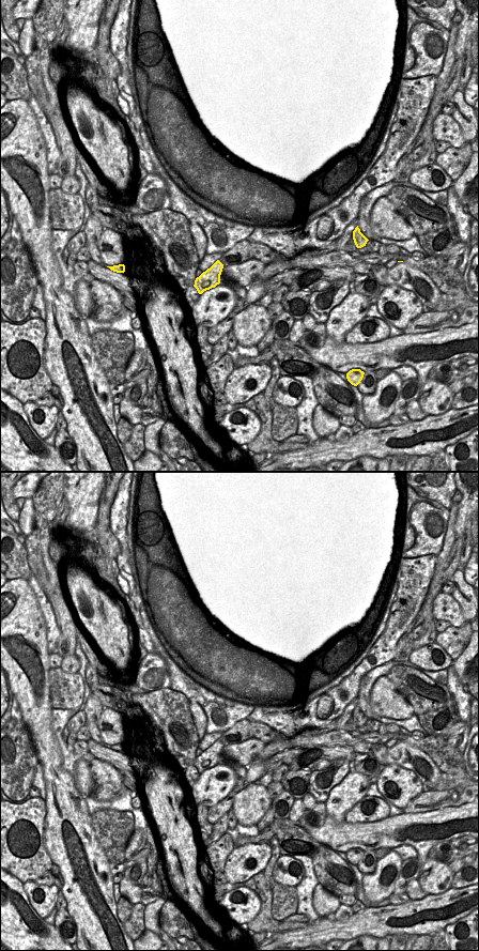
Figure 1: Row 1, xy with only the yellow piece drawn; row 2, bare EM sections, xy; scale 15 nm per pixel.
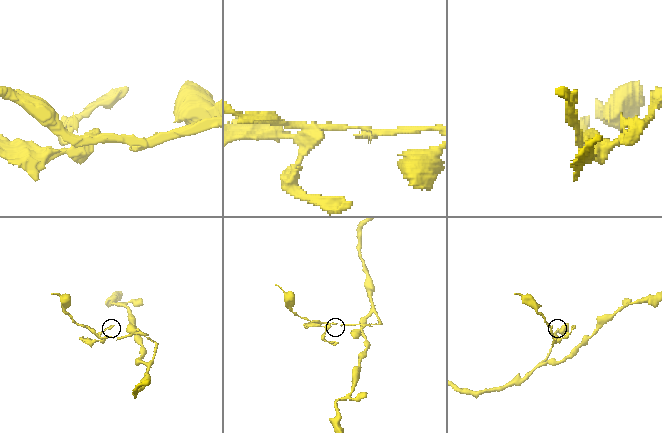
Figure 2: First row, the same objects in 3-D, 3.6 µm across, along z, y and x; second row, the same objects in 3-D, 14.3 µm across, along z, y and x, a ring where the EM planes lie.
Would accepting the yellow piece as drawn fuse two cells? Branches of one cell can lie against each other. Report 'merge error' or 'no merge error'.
no merge error

